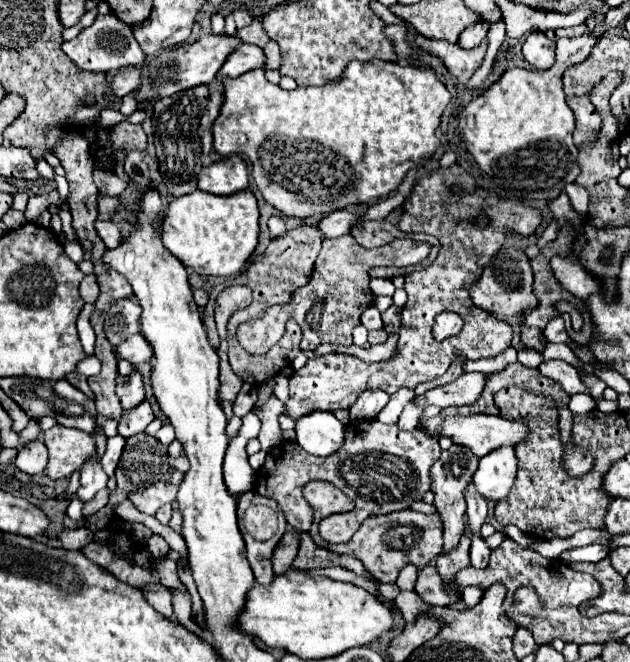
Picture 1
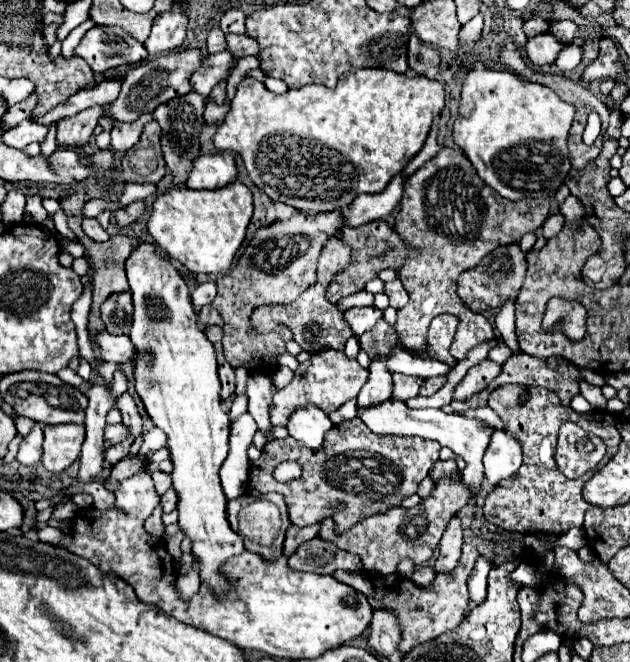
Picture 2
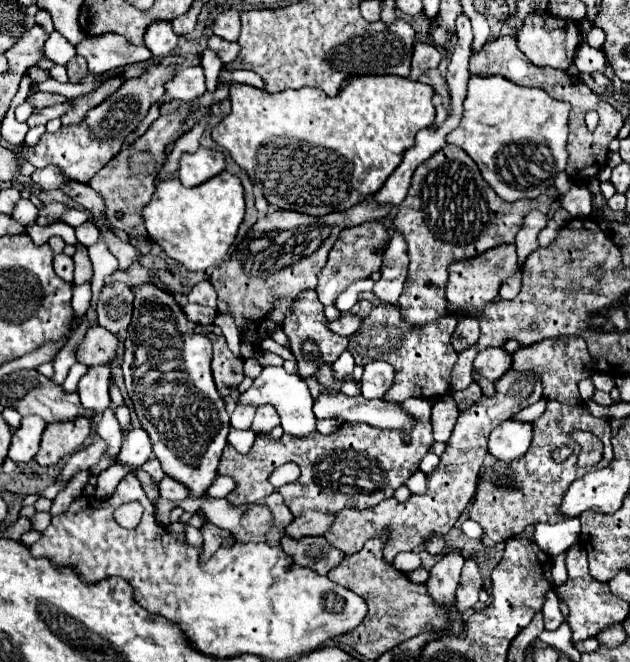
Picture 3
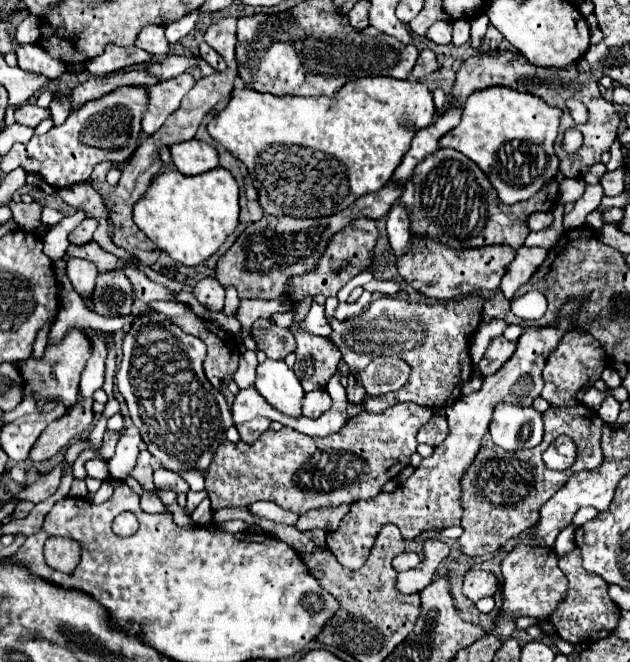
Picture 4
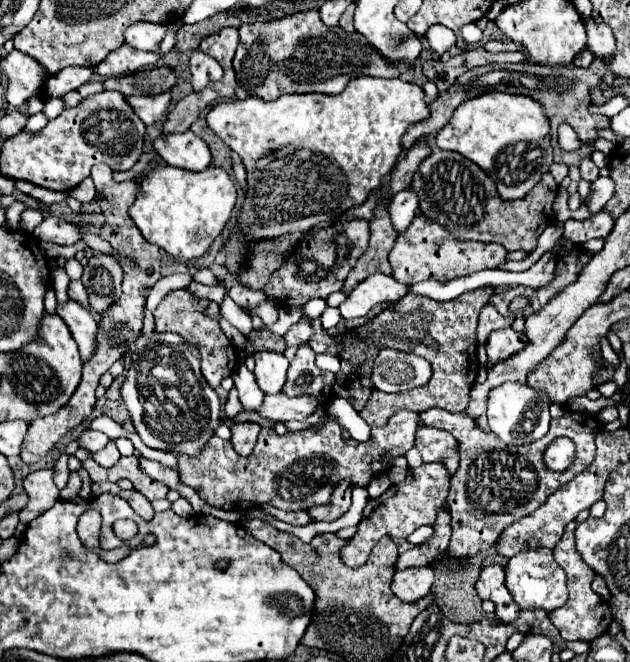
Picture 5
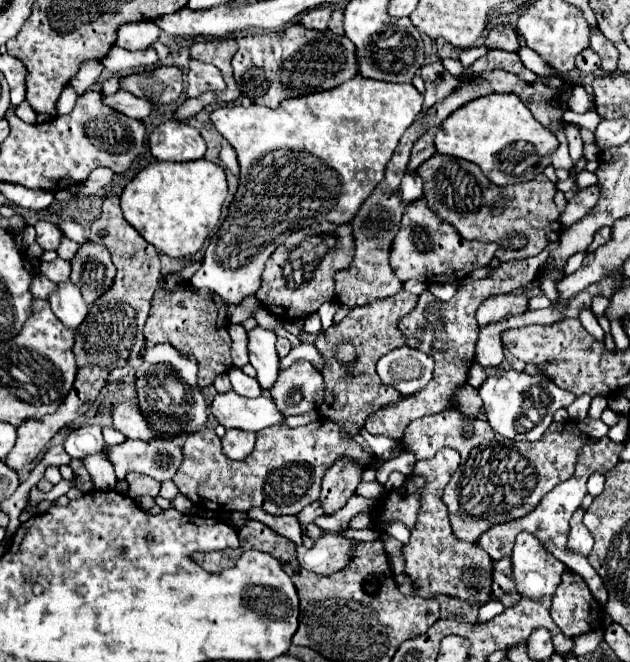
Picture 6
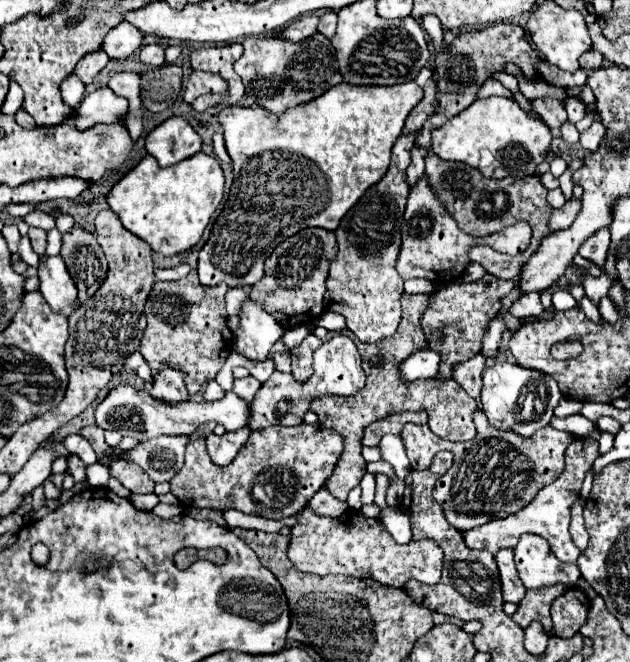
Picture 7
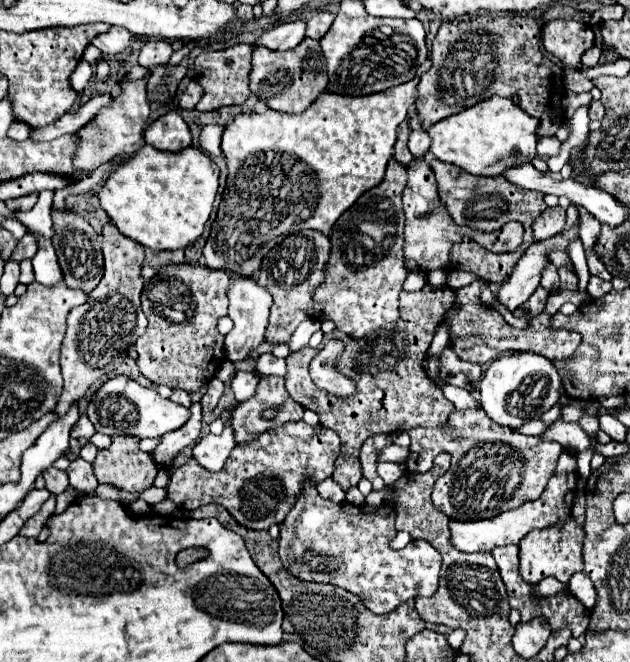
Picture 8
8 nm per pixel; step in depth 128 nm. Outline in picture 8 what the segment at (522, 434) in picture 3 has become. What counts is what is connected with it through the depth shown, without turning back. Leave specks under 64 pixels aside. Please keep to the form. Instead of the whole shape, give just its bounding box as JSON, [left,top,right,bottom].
[480,352,562,428]

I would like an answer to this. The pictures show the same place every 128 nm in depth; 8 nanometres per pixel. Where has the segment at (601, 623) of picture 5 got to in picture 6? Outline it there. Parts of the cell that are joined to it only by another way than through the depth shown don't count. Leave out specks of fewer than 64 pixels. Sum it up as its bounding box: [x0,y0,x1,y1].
[550,508,604,638]

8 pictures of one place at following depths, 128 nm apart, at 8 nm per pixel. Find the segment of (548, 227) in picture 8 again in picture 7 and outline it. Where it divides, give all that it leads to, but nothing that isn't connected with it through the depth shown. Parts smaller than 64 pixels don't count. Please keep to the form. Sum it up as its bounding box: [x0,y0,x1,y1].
[550,198,582,230]

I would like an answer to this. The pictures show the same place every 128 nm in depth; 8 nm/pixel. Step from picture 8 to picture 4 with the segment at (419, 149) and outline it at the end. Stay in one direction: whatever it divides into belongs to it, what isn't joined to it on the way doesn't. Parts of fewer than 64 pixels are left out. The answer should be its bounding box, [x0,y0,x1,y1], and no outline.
[386,200,412,260]

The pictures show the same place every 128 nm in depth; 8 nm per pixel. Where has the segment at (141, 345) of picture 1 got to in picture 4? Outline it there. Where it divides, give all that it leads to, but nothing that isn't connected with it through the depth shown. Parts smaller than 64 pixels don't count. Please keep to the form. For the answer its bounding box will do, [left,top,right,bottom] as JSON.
[20,330,92,406]

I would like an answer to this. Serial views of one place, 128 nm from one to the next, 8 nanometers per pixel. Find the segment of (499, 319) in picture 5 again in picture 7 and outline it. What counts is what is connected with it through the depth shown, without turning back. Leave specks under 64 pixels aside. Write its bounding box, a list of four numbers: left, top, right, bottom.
[510,292,542,318]

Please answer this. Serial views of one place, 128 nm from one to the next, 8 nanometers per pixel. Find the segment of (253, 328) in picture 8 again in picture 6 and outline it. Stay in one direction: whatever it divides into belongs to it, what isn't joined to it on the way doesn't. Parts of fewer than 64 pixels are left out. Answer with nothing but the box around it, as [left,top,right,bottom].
[248,326,280,394]

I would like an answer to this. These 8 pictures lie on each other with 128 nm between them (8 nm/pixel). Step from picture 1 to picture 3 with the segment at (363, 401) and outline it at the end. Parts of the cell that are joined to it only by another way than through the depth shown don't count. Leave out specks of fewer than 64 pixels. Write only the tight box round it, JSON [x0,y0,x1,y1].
[362,360,394,400]

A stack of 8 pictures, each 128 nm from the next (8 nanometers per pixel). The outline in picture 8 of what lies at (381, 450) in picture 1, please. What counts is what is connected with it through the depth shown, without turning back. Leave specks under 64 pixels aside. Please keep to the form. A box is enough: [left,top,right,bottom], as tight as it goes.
[166,420,340,530]

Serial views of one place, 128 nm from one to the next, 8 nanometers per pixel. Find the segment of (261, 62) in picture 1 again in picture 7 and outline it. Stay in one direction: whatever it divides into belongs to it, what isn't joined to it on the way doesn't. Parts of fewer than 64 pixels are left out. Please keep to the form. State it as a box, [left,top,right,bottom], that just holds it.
[78,86,128,128]

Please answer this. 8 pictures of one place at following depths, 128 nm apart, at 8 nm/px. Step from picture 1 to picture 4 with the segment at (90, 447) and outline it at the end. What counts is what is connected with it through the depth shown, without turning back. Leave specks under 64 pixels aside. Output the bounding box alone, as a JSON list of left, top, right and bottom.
[30,398,94,462]

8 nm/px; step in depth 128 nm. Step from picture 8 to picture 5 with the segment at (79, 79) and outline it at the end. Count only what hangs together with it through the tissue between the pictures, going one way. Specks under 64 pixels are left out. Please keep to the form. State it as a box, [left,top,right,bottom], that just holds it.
[44,98,64,120]

